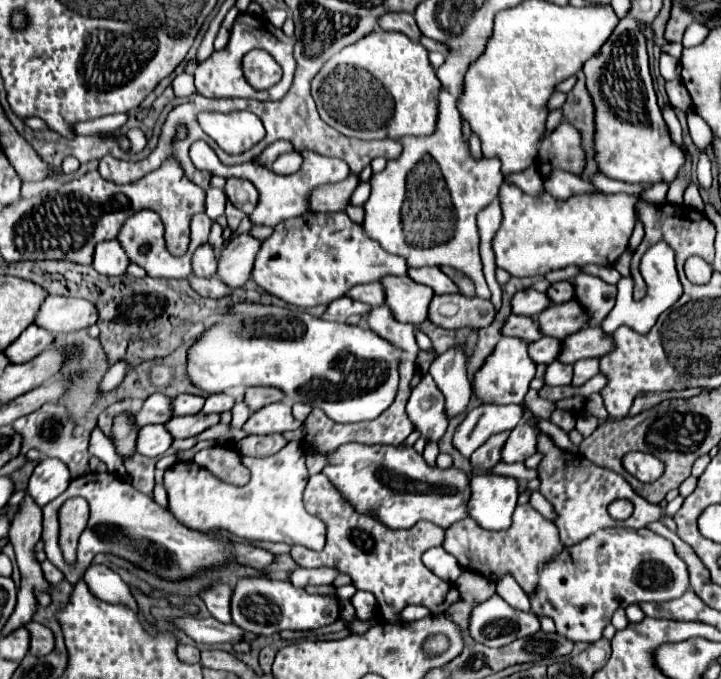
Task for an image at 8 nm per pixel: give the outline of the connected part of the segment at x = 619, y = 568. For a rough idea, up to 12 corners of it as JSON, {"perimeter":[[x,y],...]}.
{"perimeter":[[605,528],[565,548],[531,610],[595,642],[617,608],[689,588],[675,546]]}

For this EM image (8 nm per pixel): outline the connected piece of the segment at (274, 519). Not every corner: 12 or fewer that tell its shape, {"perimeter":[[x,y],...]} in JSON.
{"perimeter":[[299,442],[245,456],[231,486],[193,462],[165,470],[169,512],[193,530],[325,546],[303,508]]}

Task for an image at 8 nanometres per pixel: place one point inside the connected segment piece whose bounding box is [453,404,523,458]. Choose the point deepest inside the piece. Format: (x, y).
(484, 421)

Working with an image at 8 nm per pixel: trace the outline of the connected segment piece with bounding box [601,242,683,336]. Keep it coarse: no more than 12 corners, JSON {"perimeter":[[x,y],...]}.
{"perimeter":[[657,242],[641,258],[649,292],[617,302],[603,320],[607,336],[619,326],[639,334],[683,294],[675,252]]}

